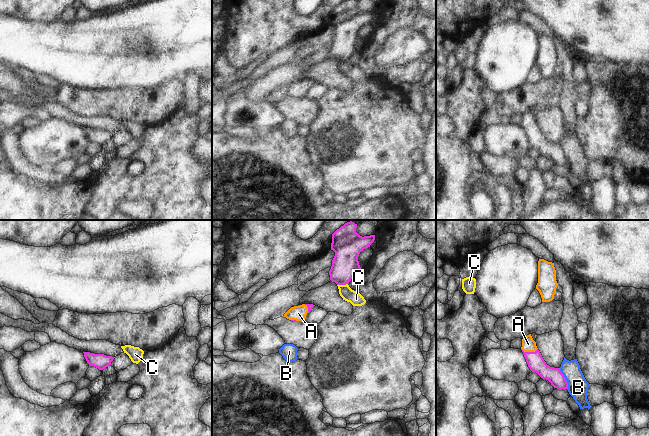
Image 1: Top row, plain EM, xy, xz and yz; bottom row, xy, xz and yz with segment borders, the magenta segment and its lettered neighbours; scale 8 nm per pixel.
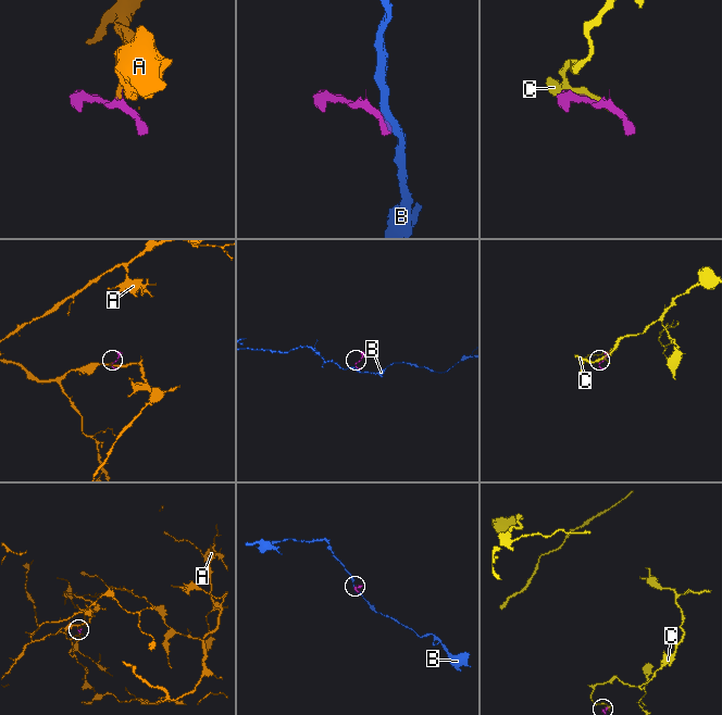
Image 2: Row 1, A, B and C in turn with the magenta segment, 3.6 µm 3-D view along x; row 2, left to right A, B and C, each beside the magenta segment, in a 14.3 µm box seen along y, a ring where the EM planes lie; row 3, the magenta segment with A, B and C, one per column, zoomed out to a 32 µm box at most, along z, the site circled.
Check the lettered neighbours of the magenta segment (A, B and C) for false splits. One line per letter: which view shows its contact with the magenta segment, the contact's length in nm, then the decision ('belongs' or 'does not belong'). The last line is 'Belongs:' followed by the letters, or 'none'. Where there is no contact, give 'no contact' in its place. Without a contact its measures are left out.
A: contact in yz; length 140 nm; belongs
B: contact in yz; length 190 nm; does not belong
C: contact in xz; length 90 nm; does not belong
Belongs: A

